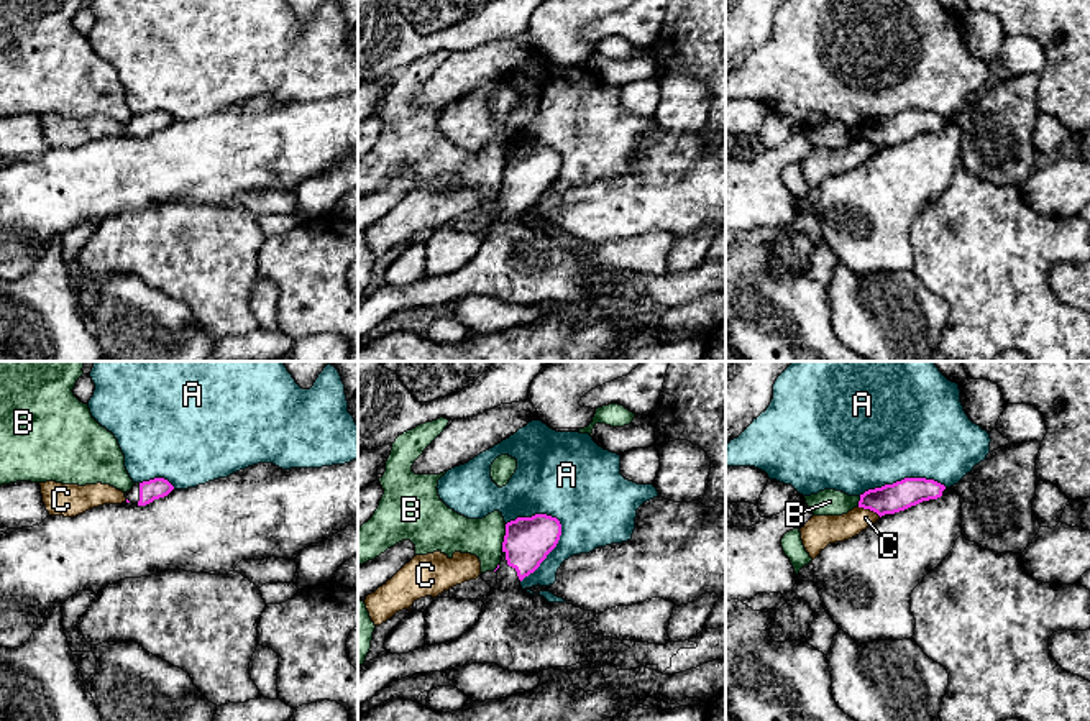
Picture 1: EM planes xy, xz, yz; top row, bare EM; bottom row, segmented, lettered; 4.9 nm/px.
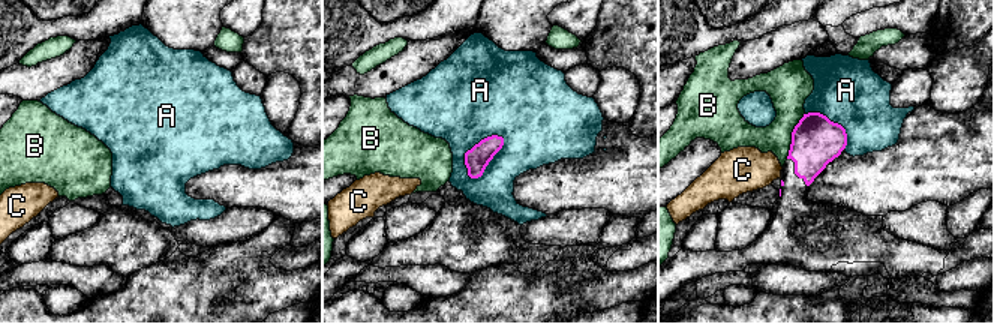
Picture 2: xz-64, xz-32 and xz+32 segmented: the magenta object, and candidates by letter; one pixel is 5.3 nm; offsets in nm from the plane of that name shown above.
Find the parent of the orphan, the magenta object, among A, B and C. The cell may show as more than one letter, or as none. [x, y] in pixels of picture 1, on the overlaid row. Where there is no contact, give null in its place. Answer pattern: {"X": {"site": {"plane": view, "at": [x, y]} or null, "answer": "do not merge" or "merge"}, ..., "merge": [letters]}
{"A": {"site": {"plane": "xz", "at": [552, 549]}, "answer": "do not merge"}, "B": {"site": {"plane": "xz", "at": [504, 537]}, "answer": "do not merge"}, "C": {"site": {"plane": "yz", "at": [869, 508]}, "answer": "do not merge"}, "merge": []}

